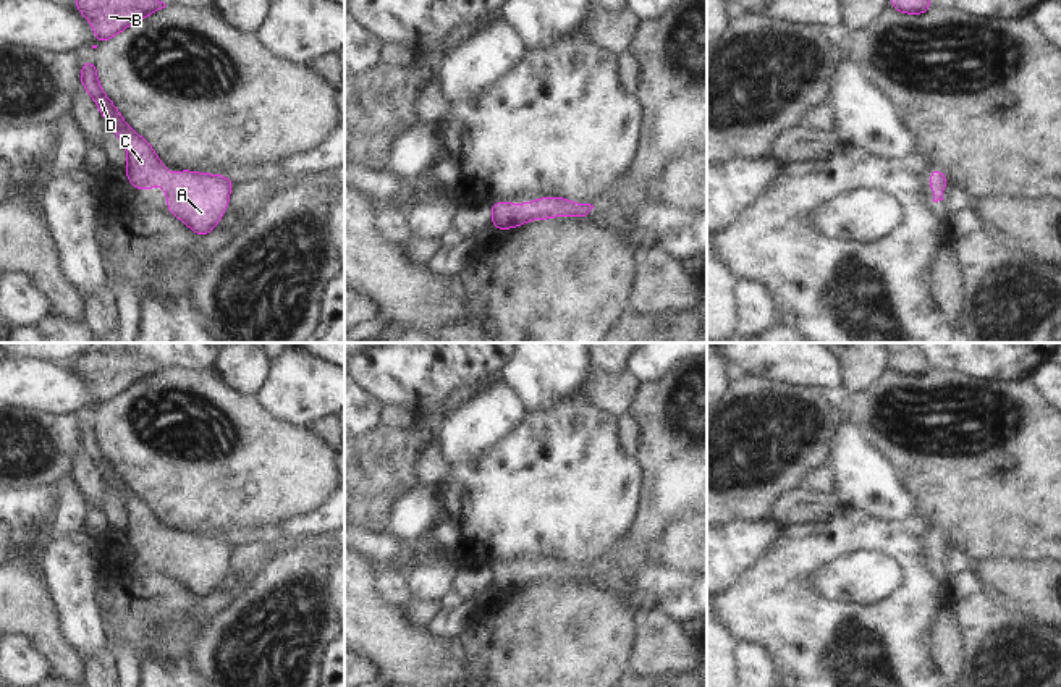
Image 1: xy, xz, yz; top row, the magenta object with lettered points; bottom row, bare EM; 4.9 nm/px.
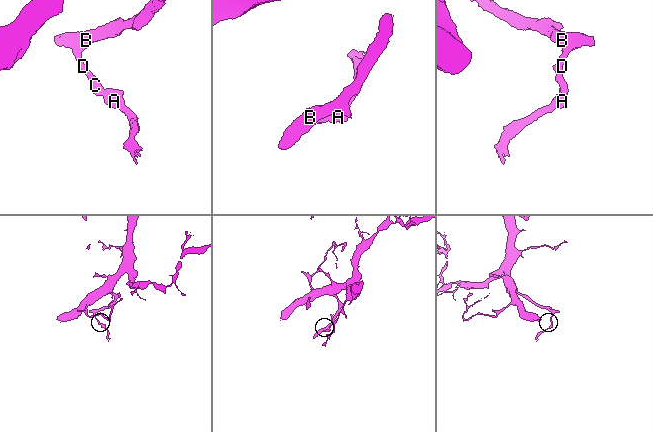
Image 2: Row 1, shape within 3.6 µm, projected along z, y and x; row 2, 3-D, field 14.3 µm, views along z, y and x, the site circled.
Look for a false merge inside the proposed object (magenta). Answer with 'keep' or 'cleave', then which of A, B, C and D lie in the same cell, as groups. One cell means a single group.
keep | A B C D

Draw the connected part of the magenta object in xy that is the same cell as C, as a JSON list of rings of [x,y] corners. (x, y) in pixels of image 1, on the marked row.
[[[82,60],[81,84],[94,99],[104,120],[116,129],[115,137],[126,147],[128,165],[125,171],[129,184],[146,192],[154,184],[163,186],[171,215],[178,217],[199,236],[213,231],[223,212],[230,207],[233,179],[189,170],[168,175],[152,145],[126,124],[118,108],[100,89],[94,61]]]

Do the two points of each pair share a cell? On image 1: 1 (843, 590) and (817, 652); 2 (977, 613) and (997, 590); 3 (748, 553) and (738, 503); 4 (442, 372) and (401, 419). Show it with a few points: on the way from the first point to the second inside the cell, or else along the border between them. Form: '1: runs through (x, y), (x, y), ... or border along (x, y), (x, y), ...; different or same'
1: border along (806, 581), (814, 590), (836, 602), (877, 602); different
2: border along (982, 590), (995, 603), (1024, 615); different
3: border along (770, 518), (760, 522), (728, 522), (723, 526); different
4: border along (384, 403), (408, 408), (418, 416); different

